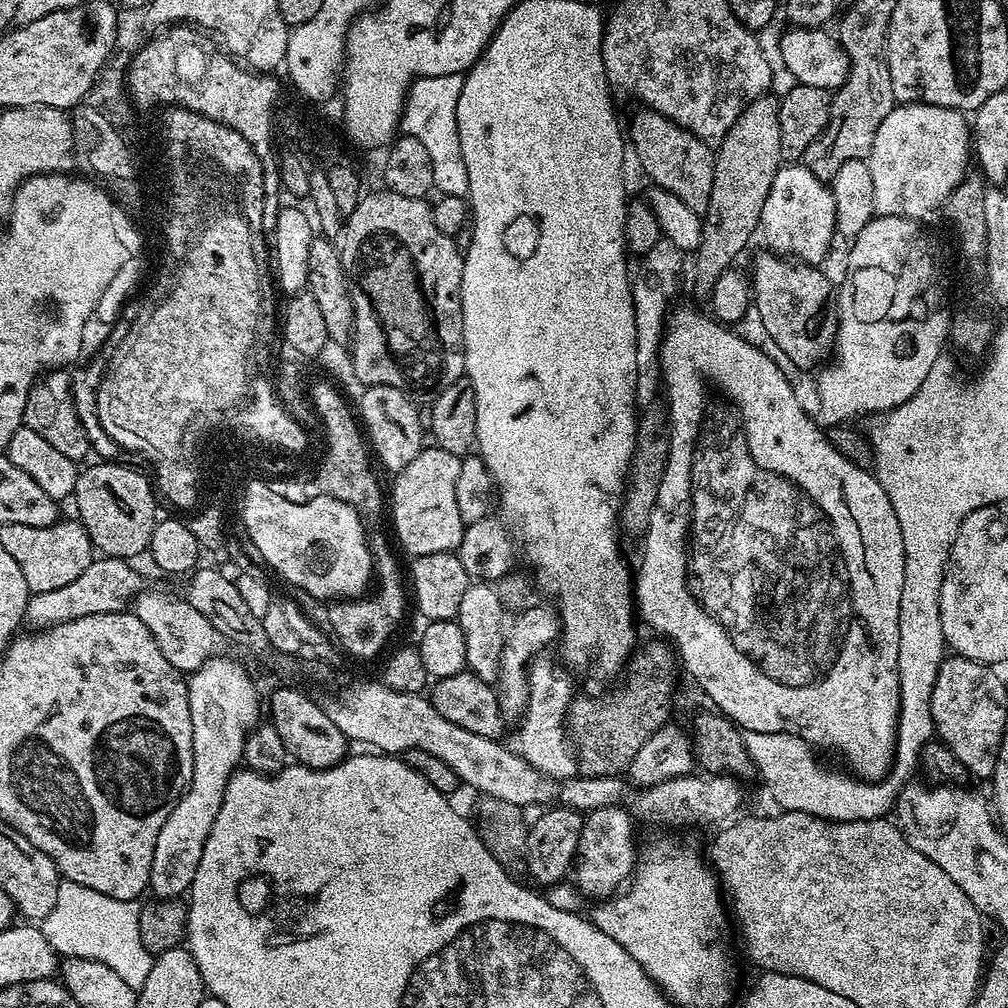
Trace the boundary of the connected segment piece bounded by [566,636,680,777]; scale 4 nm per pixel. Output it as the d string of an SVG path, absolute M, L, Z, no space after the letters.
M650 636L629 657L624 678L594 696L577 695L568 708L566 728L576 754L576 772L584 777L620 776L647 738L672 719L680 666L675 649L663 637Z

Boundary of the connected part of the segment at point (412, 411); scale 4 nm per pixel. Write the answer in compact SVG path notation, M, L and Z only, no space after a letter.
M369 384L363 391L358 420L370 441L371 451L378 464L380 459L381 466L389 468L389 473L401 472L403 468L410 466L410 462L414 462L414 458L418 458L421 448L426 444L426 428L425 425L424 428L420 425L420 412L412 405L413 397L394 386Z

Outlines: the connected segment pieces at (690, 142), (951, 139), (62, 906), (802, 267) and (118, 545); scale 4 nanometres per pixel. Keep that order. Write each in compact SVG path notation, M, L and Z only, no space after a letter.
M639 110L632 116L632 121L627 121L626 136L630 141L630 148L636 151L636 156L640 159L640 168L644 172L648 172L648 176L652 179L651 183L658 188L664 188L670 194L674 194L682 202L686 202L686 206L690 210L698 213L704 213L710 202L710 190L714 182L714 166L716 165L716 157L713 149L704 140L699 140L694 134L690 134L690 130L686 130L682 126L678 126L674 121L666 118L662 114L651 110Z
M919 102L915 104L902 104L902 103L897 103L895 108L892 108L890 110L890 114L886 114L886 118L882 118L882 126L878 126L878 134L874 134L874 146L870 150L870 154L868 155L868 165L870 166L870 178L874 182L874 210L876 211L877 216L901 216L902 218L906 218L907 220L915 220L917 222L923 221L923 216L928 216L931 214L932 211L935 210L936 207L939 206L944 206L947 205L948 202L948 195L955 190L959 184L963 180L966 179L966 173L969 171L968 168L968 160L970 164L970 157L973 155L974 149L972 147L972 134L970 131L970 120L967 115L961 109L959 108L947 108L946 106L934 106L933 104L921 104Z
M64 880L58 890L58 902L54 902L54 910L46 914L42 921L42 931L46 942L61 957L77 956L90 958L94 962L106 962L126 986L139 990L150 975L150 966L154 959L142 946L142 938L138 934L138 918L141 905L135 900L119 900L106 894L98 894L98 890L90 890L86 886L78 886L78 882Z
M761 250L750 271L750 291L754 306L766 328L769 341L796 368L819 365L824 352L831 353L836 343L837 309L834 307L834 285L826 282L826 274L815 264L801 264L799 260L777 256L776 253Z
M92 464L76 477L76 489L71 499L76 500L76 512L82 527L90 538L93 549L105 557L131 561L132 556L144 556L154 534L158 519L157 493L154 484L136 468L124 464Z

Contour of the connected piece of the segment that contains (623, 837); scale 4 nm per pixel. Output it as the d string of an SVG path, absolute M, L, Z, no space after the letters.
M623 805L612 807L602 807L591 810L584 817L581 828L579 842L574 861L574 874L582 891L590 894L602 894L614 889L623 879L624 881L631 875L636 861L636 849L632 844L634 838L634 817L631 811Z

